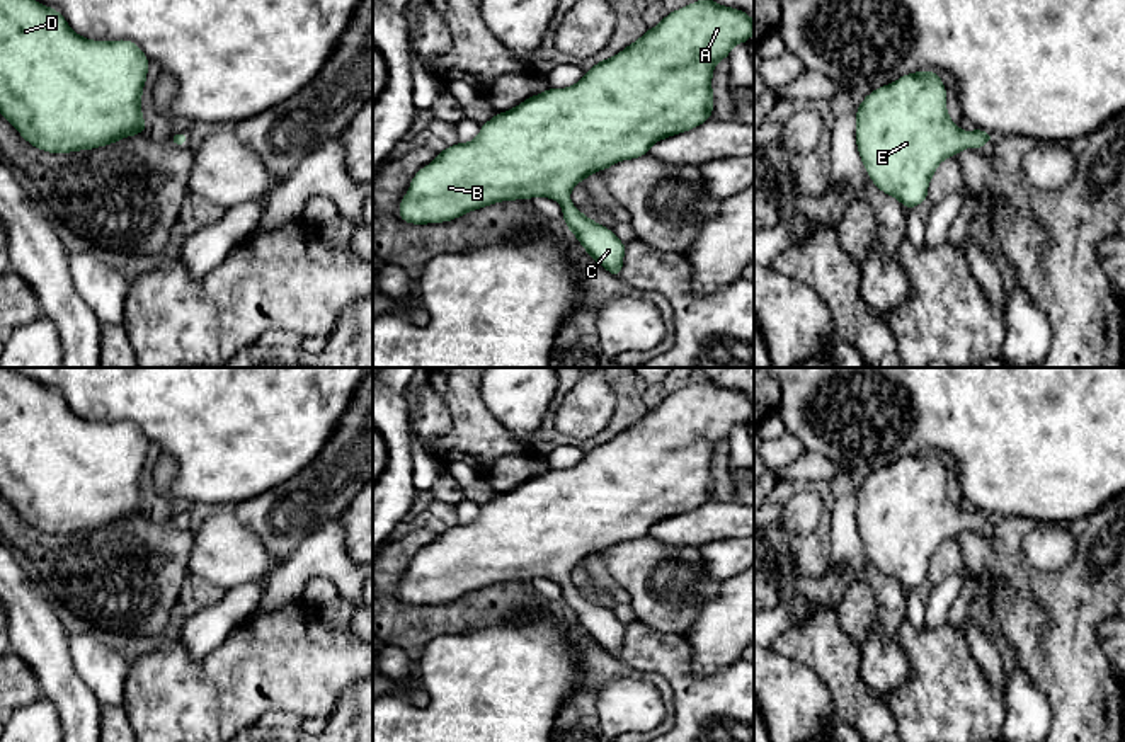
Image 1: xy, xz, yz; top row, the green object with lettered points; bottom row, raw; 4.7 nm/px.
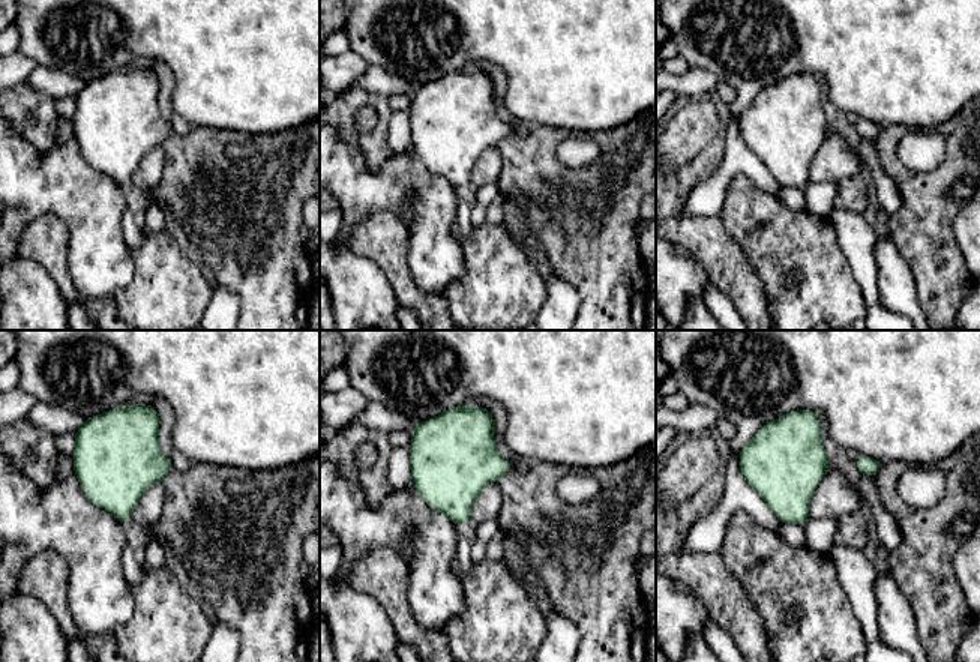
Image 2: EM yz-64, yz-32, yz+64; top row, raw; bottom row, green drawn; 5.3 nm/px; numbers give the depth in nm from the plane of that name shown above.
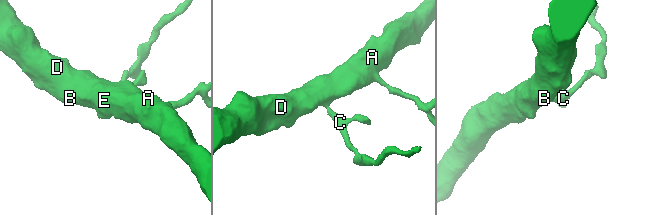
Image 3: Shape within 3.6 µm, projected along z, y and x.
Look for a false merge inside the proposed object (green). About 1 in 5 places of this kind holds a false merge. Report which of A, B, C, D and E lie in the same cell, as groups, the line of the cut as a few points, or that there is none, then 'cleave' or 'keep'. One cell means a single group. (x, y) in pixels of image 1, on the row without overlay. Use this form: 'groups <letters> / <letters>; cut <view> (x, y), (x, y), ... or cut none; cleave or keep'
groups A B C D E; cut none; keep

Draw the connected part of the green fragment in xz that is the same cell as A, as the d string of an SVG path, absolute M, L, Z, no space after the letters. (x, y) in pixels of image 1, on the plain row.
M705 378L667 395L662 403L621 431L618 436L596 444L568 470L546 470L526 480L507 494L497 494L483 504L480 516L470 524L456 524L437 534L437 539L419 550L398 587L405 604L427 606L456 601L478 589L500 582L533 580L538 577L562 585L563 604L577 618L585 633L609 655L623 654L623 625L608 608L582 596L568 579L570 572L591 555L608 551L621 541L633 541L648 534L650 528L677 514L686 514L708 502L713 495L713 448L728 439L737 424L747 425L754 415L754 402L744 391L715 385Z

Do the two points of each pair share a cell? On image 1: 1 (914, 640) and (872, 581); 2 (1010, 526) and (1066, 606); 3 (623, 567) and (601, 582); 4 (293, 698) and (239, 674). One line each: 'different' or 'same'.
1: different
2: same
3: different
4: same

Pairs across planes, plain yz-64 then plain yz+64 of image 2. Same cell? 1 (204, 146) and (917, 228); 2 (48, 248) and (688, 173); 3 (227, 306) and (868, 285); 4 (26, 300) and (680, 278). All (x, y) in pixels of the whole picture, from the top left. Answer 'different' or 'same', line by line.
1: same
2: same
3: different
4: same

